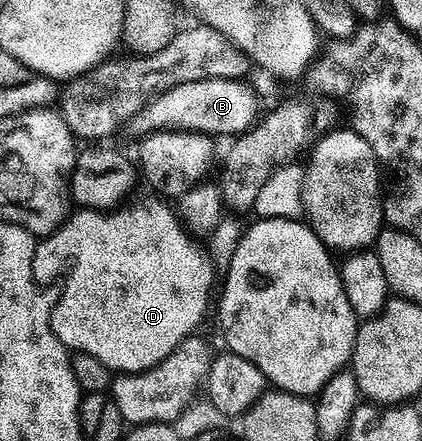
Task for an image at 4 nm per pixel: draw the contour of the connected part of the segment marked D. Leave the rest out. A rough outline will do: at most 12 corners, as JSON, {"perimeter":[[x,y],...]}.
{"perimeter":[[163,199],[37,243],[52,332],[116,374],[199,329],[214,269]]}

